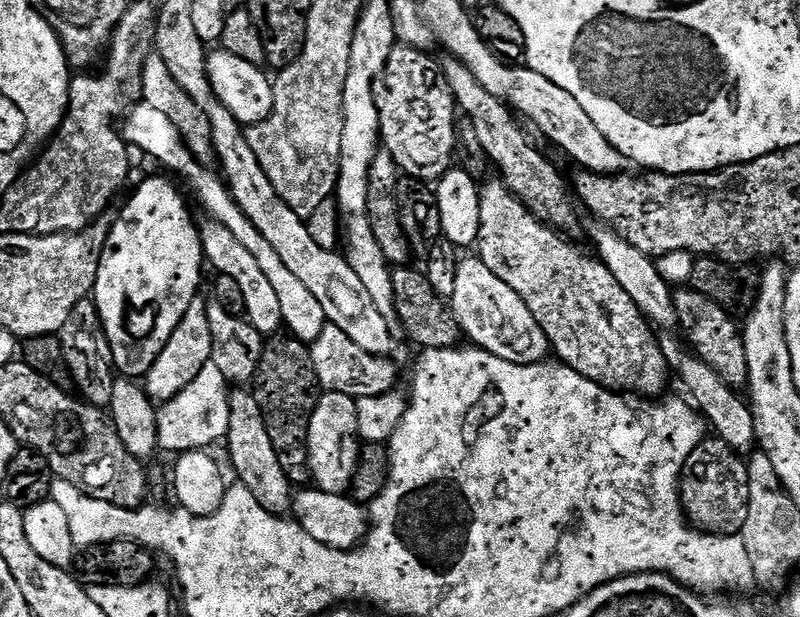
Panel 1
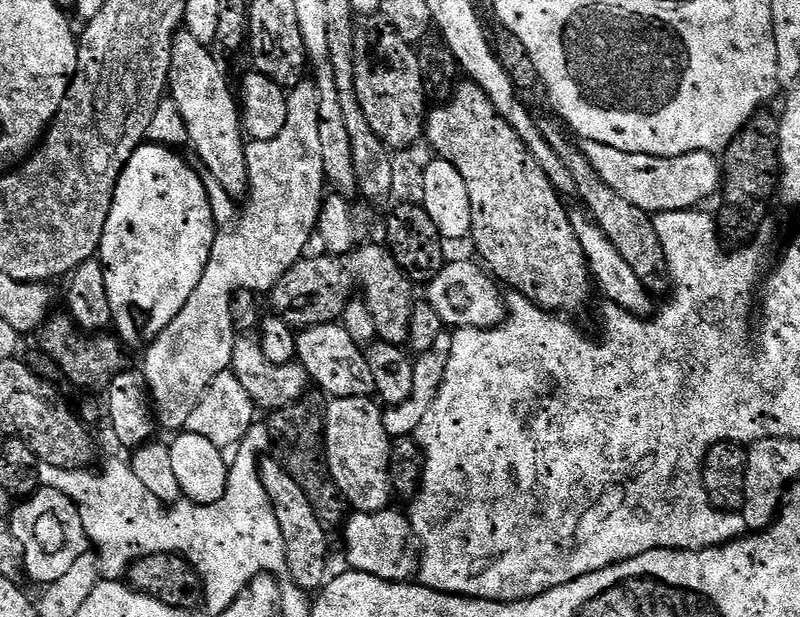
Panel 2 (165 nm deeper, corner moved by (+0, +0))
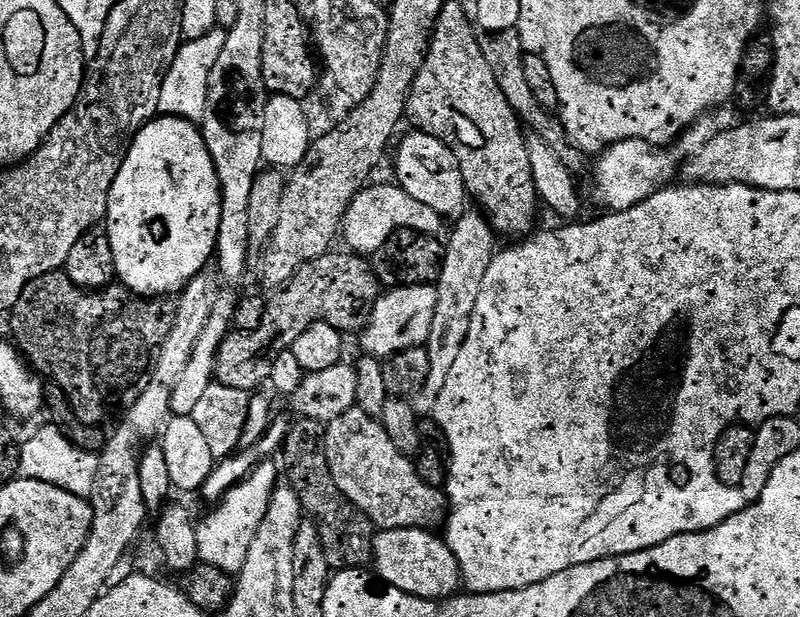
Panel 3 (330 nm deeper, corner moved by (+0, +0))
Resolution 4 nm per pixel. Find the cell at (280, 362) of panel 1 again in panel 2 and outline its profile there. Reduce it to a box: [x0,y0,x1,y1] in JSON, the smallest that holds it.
[266,395,350,534]

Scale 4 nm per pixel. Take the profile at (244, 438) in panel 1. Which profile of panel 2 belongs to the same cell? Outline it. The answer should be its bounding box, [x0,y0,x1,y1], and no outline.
[260,458,330,594]

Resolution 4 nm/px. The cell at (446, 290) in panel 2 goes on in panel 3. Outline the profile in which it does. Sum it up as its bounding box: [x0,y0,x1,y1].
[358,285,436,358]

